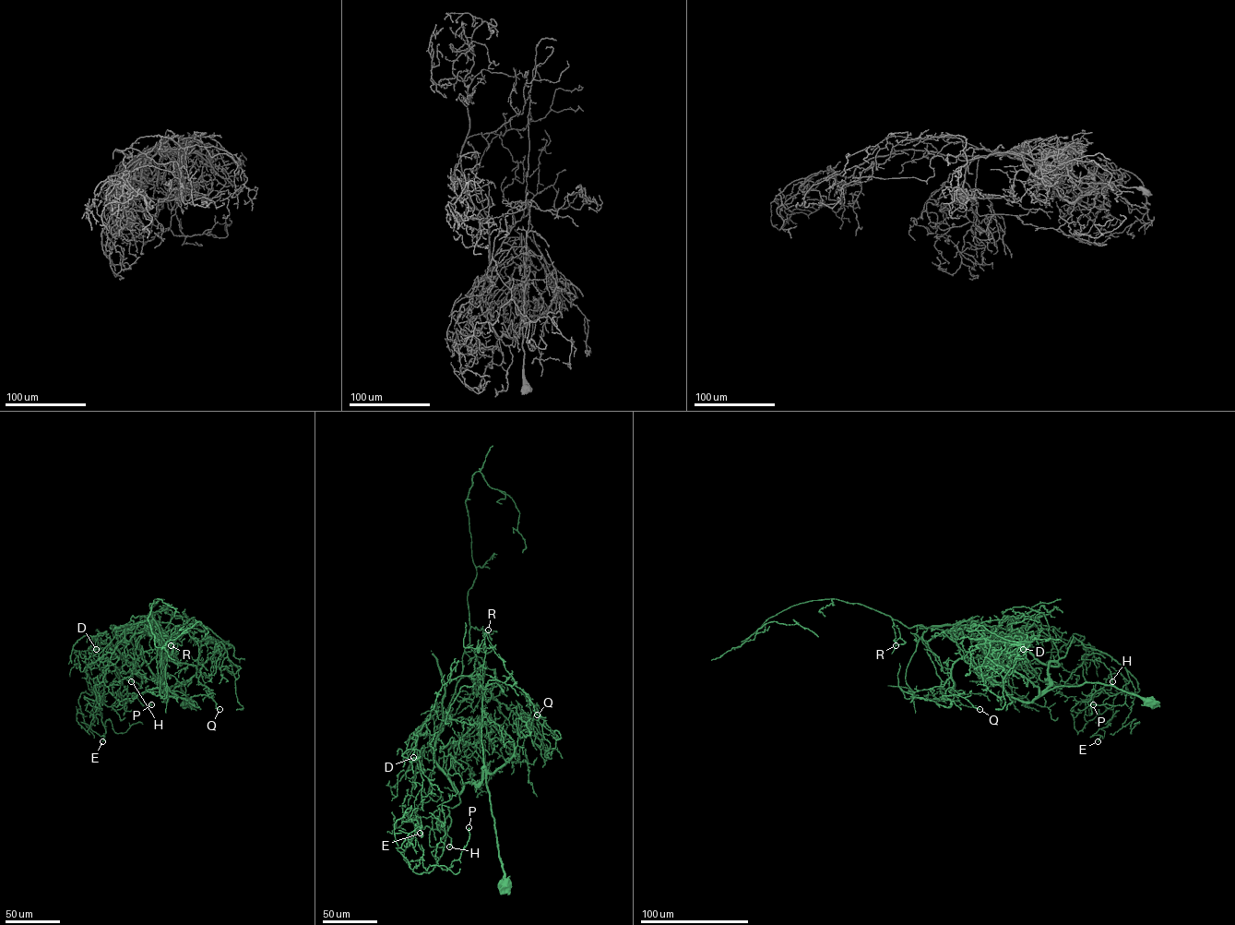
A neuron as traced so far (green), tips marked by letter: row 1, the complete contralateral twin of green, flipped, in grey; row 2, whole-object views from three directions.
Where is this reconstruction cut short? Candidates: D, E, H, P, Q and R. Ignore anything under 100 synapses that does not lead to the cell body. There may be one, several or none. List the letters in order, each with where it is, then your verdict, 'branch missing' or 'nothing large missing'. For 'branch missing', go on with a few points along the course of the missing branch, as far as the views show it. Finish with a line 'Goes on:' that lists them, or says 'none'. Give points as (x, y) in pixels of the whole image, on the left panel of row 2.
D: at (96, 649); nothing large missing
E: at (102, 741); nothing large missing
H: at (131, 681); nothing large missing
P: at (151, 704); nothing large missing
Q: at (219, 709); nothing large missing
R: at (171, 645); nothing large missing
Goes on: none

